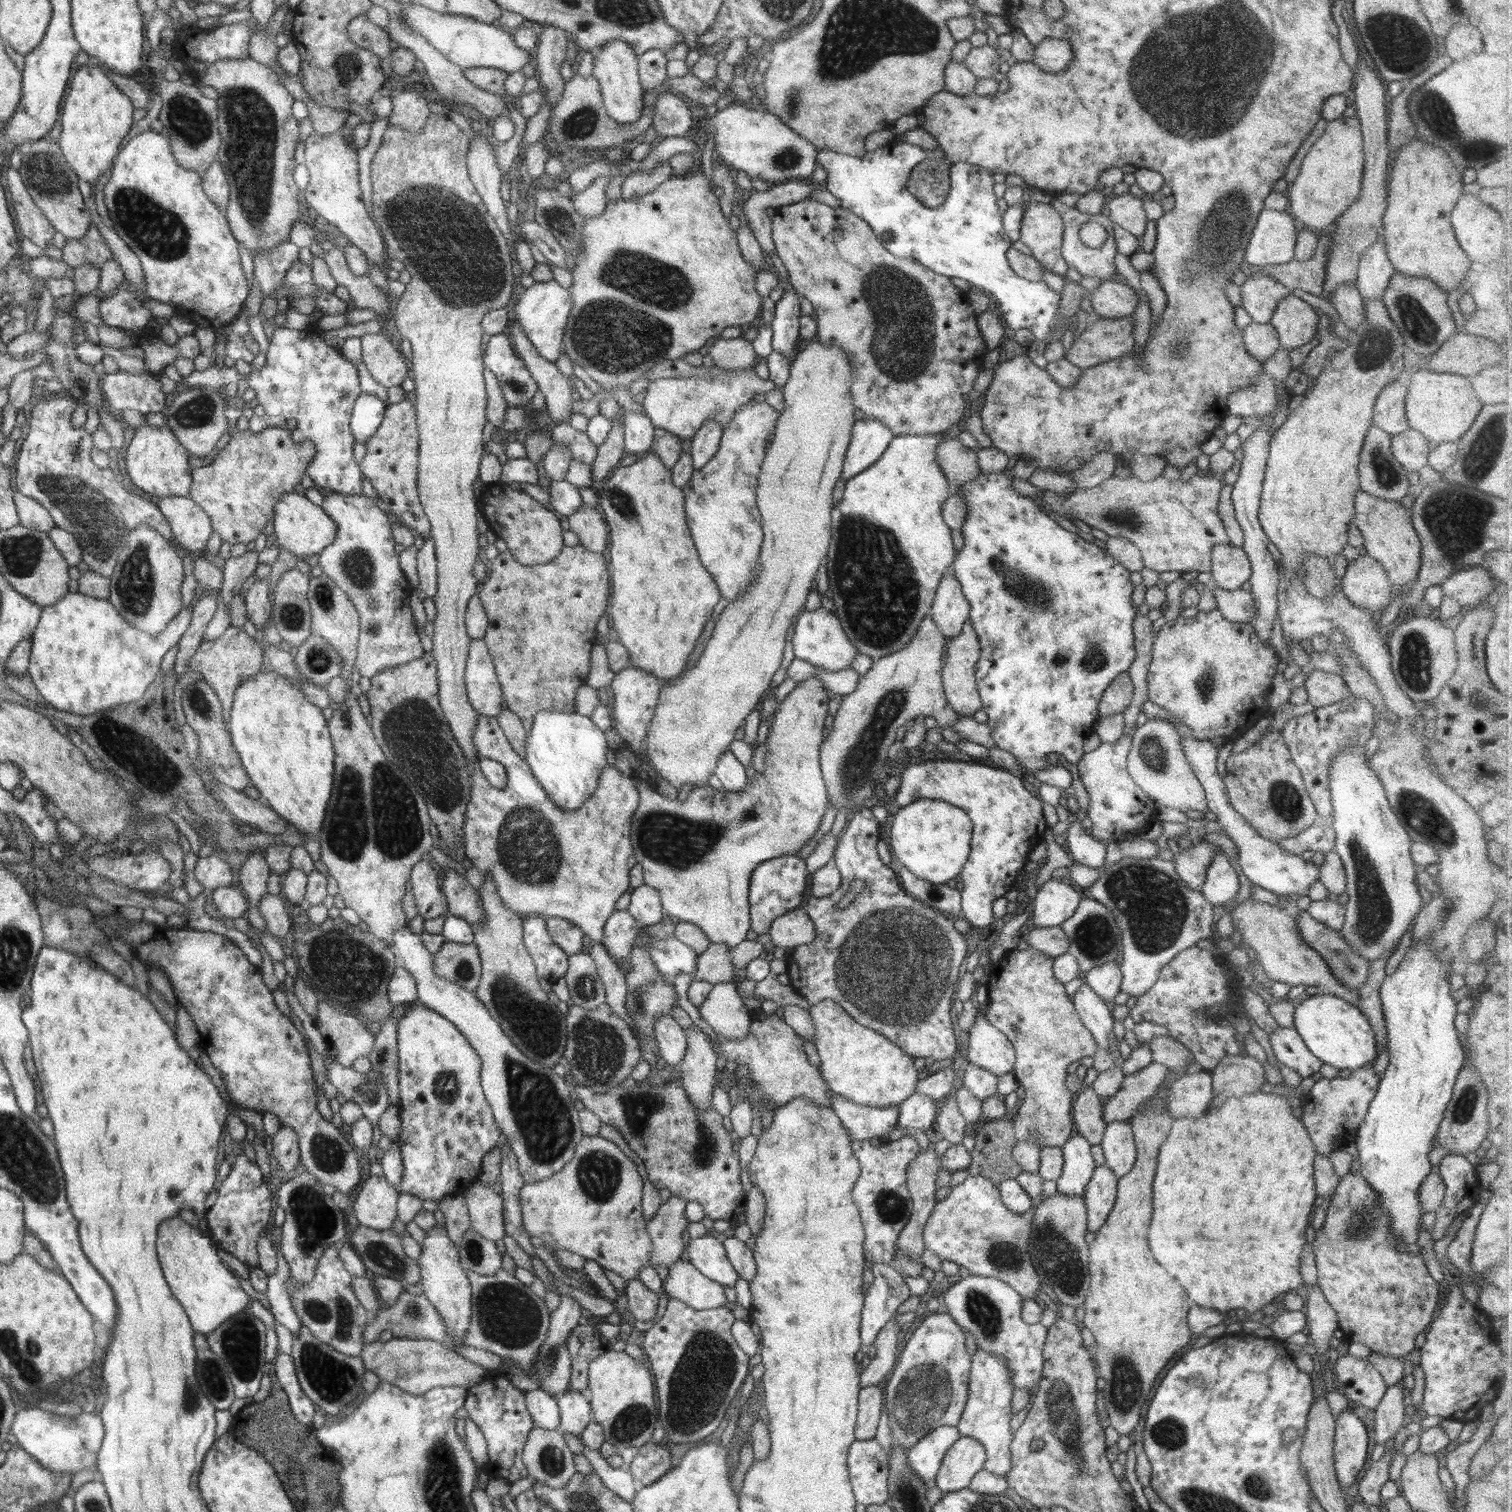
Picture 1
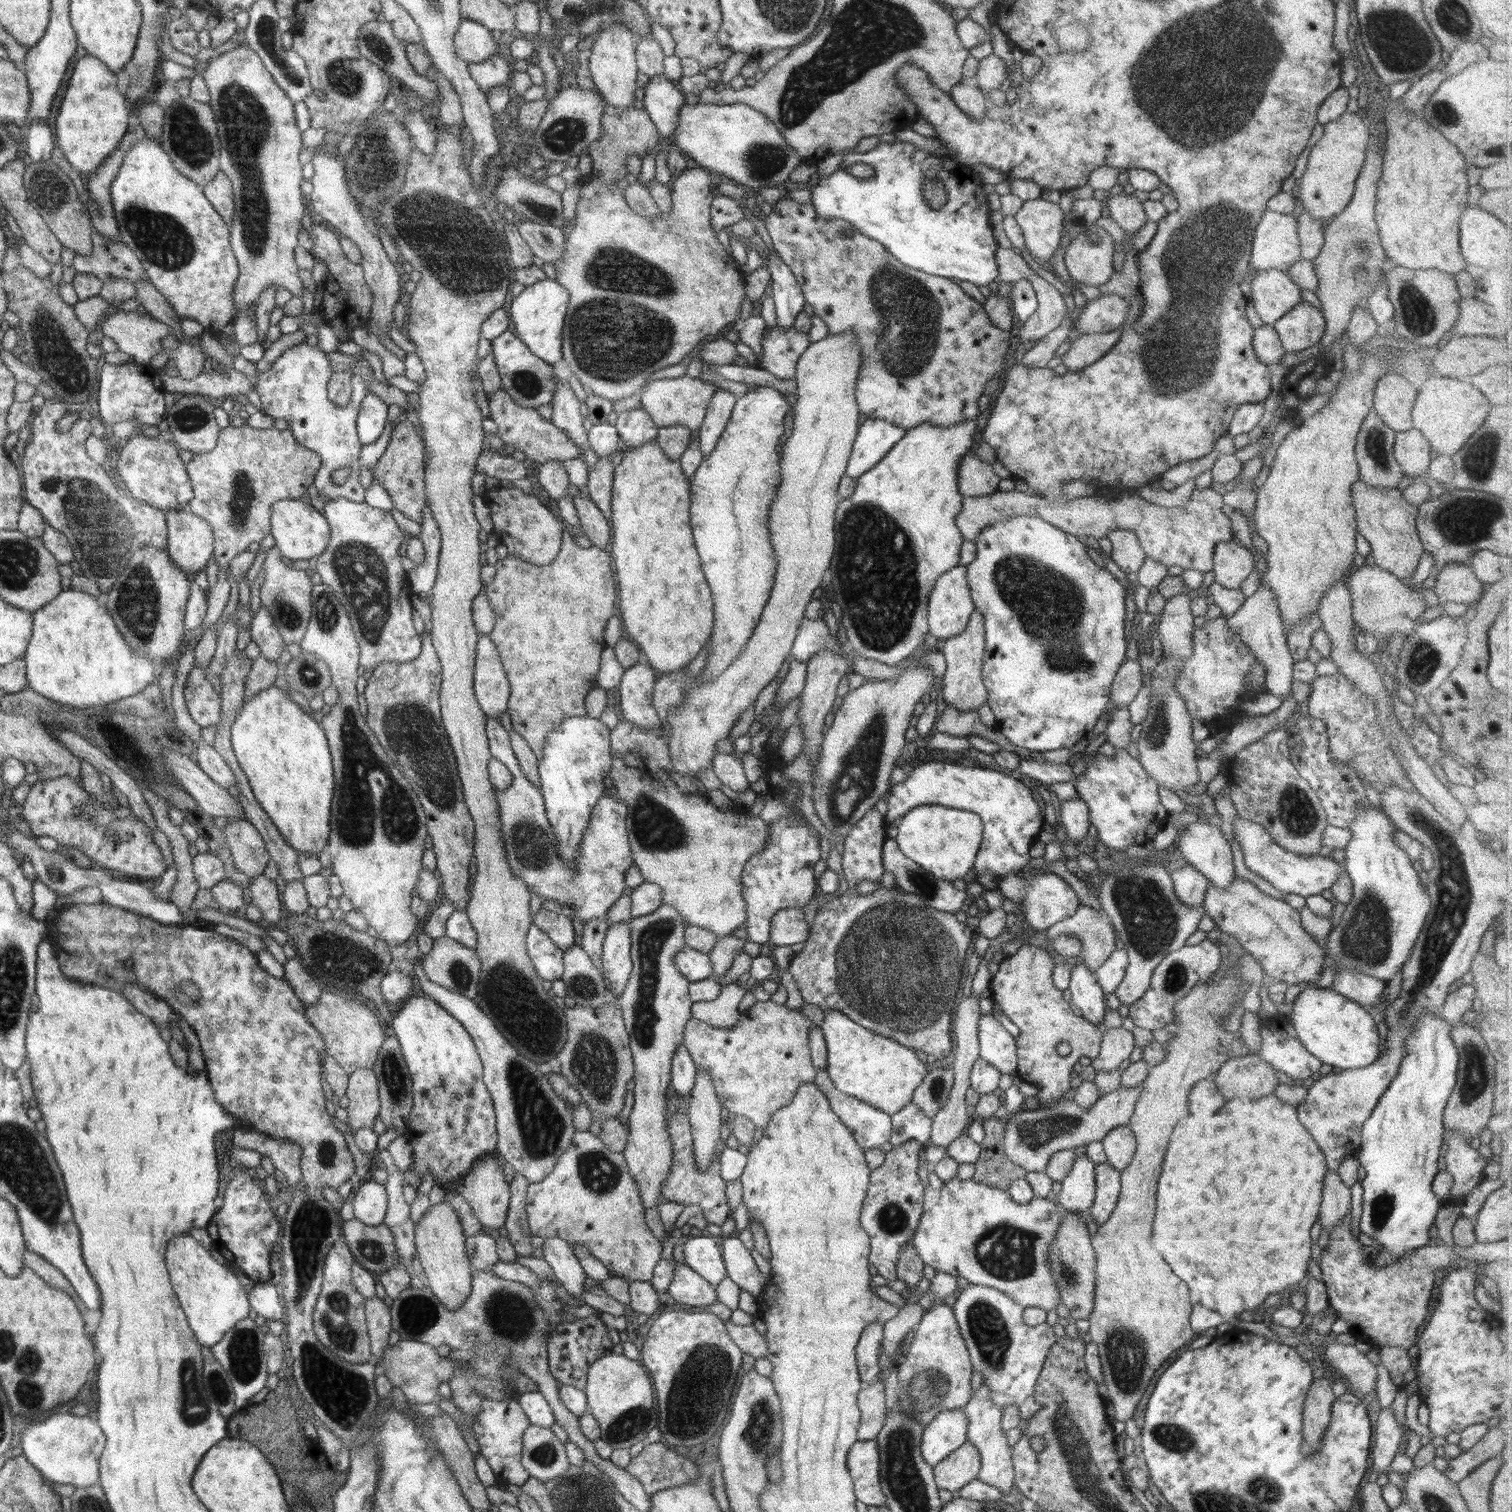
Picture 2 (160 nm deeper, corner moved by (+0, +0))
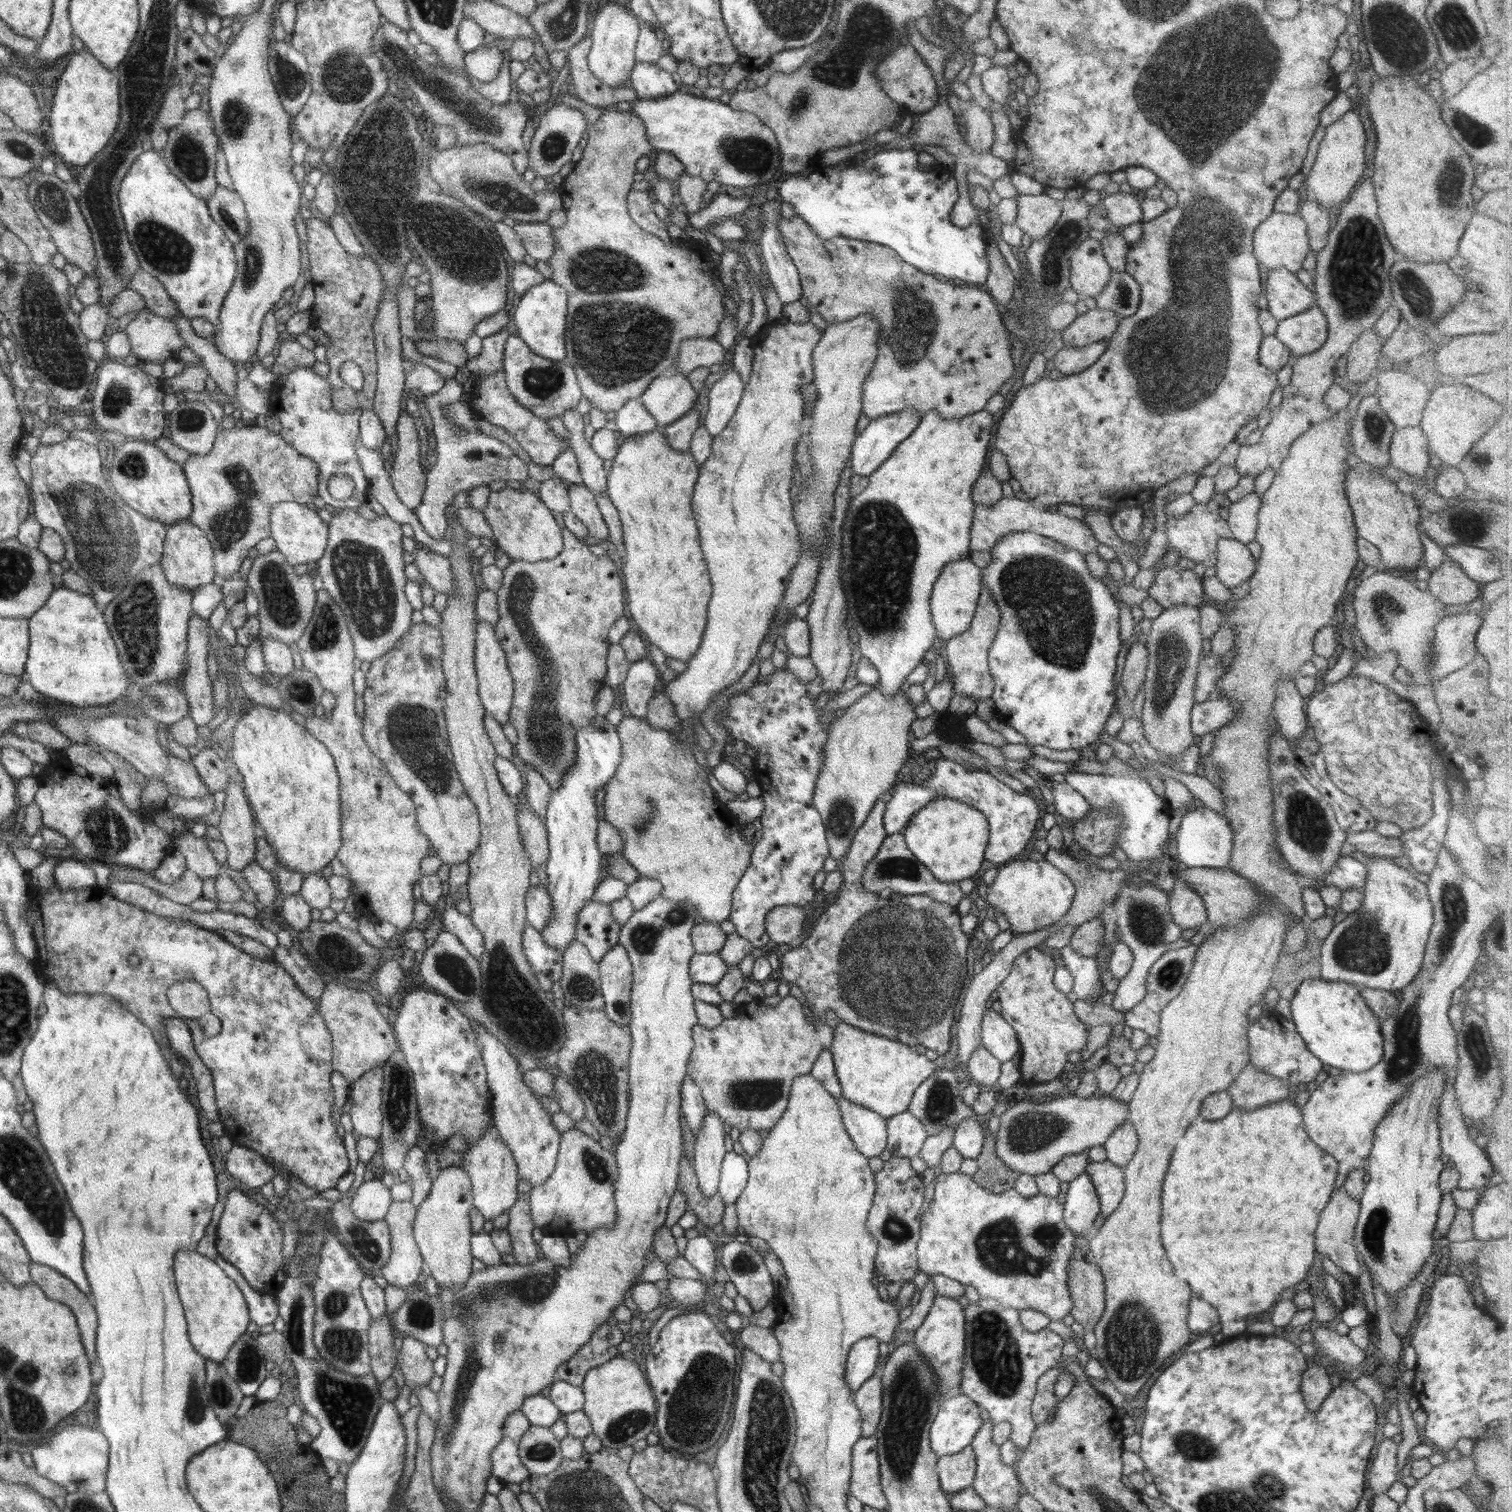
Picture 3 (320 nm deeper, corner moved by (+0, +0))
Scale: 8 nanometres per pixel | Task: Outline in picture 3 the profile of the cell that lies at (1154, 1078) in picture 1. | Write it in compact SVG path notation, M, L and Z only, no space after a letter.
M1108 1095L1089 1098L1069 1096L1043 1104L1024 1100L1006 1110L996 1133L996 1155L1008 1168L1021 1174L1048 1173L1064 1156L1086 1153L1088 1148L1103 1145L1114 1130L1129 1120L1128 1104Z

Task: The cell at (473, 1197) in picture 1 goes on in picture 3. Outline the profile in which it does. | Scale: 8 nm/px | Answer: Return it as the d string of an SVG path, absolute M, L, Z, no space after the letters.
M490 1126L486 1132L472 1143L459 1167L466 1170L472 1181L473 1206L476 1207L485 1220L493 1221L503 1212L508 1212L517 1201L517 1184L519 1177L516 1172L516 1162L504 1144L496 1128Z

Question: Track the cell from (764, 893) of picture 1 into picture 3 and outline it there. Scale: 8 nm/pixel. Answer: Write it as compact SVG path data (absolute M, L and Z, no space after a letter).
M788 667L780 672L774 672L760 684L755 683L746 692L734 695L727 704L728 707L719 715L719 721L730 736L744 741L747 747L752 747L756 751L754 771L765 806L760 818L762 838L753 844L749 867L744 871L732 894L729 920L734 923L736 932L742 938L760 949L771 940L765 929L766 915L774 907L785 905L803 907L810 904L816 894L815 875L823 870L824 860L829 856L826 827L813 805L813 794L823 767L822 747L828 741L830 727L823 727L820 721L828 717L832 717L834 721L836 716L834 713L831 716L824 715L822 709L815 705L815 700L808 694L808 685L802 684Z

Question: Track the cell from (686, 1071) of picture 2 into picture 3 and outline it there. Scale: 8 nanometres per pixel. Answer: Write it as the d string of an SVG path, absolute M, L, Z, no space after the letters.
M687 1074L680 1087L681 1114L686 1117L686 1122L694 1135L702 1129L702 1121L706 1117L706 1106L701 1096L701 1091Z

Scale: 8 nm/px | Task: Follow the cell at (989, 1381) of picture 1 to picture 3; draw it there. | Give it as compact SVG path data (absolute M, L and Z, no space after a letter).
M993 1420L982 1423L981 1429L975 1434L970 1446L974 1449L975 1459L977 1462L974 1482L975 1493L985 1502L986 1505L1000 1510L1011 1511L1017 1504L1022 1493L1021 1482L1019 1481L1014 1466L1006 1466L1001 1461L1000 1449L992 1440Z

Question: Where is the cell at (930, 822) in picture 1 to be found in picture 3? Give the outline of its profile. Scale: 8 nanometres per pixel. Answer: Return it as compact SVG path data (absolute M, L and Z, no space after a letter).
M938 797L933 798L914 814L902 833L910 852L928 867L938 880L958 883L964 878L971 878L980 870L989 841L989 822L977 808L969 804L950 797Z

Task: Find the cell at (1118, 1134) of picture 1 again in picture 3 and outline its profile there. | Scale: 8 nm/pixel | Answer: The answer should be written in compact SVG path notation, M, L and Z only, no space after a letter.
M1129 1121L1118 1126L1103 1144L1107 1160L1120 1168L1126 1167L1137 1151L1139 1140Z

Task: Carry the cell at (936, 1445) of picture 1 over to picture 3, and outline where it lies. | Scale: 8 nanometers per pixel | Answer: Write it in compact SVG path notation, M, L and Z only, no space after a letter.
M960 1393L946 1396L940 1403L929 1432L935 1455L940 1458L956 1454L969 1446L982 1423L978 1405L968 1396Z

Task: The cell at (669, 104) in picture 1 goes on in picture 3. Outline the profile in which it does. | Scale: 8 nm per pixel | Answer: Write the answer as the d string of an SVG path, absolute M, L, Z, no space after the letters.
M637 61L629 79L630 86L641 99L657 99L679 90L672 75L660 68L657 63L648 64Z

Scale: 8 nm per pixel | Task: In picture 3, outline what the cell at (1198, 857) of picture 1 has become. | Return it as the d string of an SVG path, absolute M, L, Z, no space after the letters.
M1181 878L1175 880L1169 909L1173 921L1184 929L1199 928L1207 920L1205 904L1200 895Z

